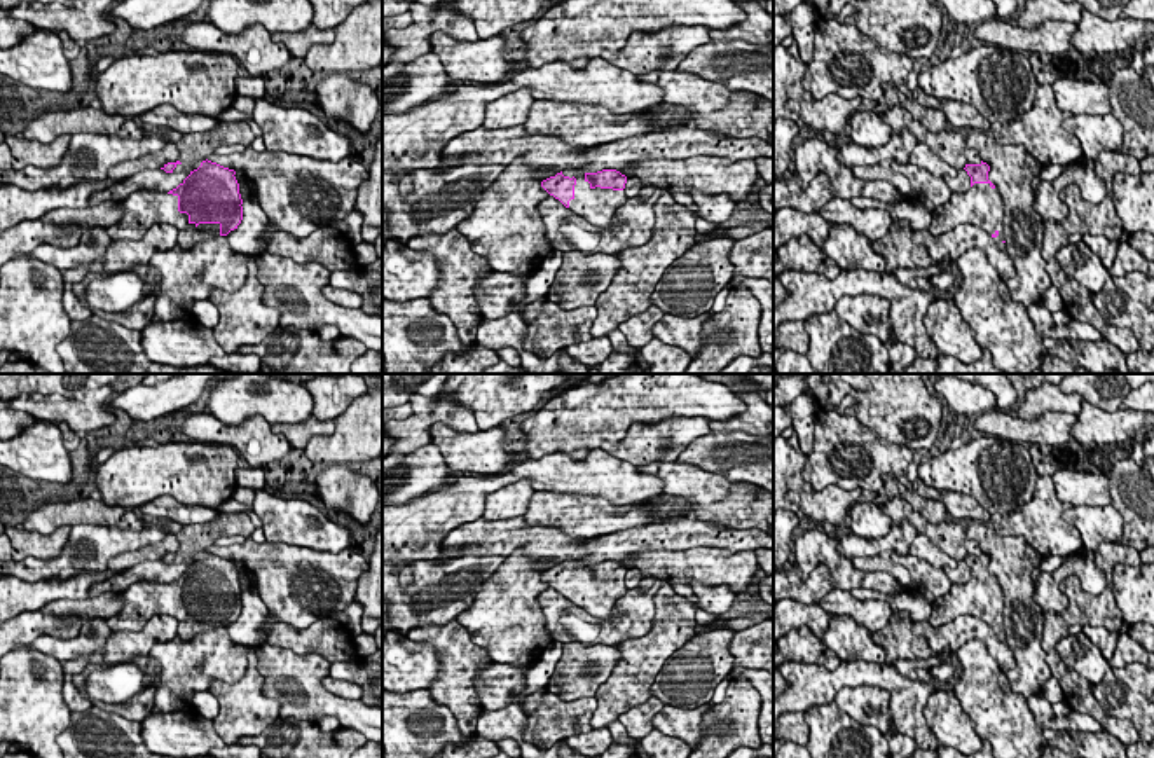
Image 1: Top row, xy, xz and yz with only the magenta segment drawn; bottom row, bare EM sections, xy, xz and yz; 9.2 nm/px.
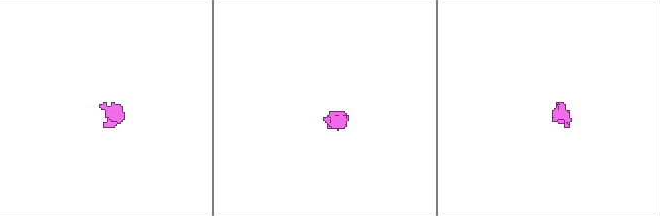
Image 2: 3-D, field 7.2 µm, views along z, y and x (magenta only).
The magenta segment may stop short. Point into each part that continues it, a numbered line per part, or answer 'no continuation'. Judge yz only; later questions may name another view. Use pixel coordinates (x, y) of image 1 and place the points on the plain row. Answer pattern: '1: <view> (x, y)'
1: yz (982, 596)

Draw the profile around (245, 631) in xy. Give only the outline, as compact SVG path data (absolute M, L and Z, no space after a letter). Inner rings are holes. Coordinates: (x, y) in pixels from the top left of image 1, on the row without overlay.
M257 587L243 589L243 611L241 615L227 625L230 639L243 646L260 646L265 644L265 636L260 629L267 620L267 606L262 601Z

